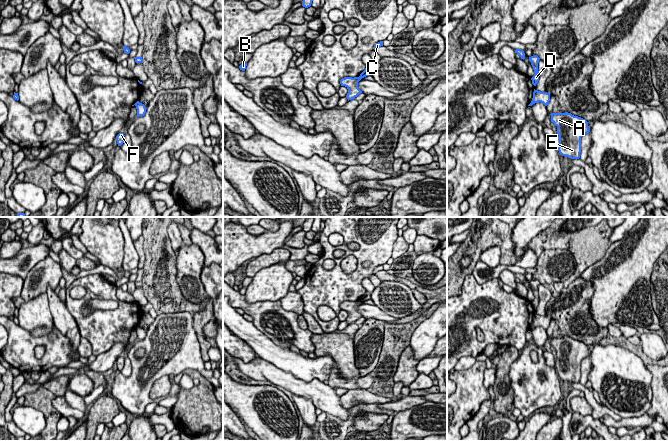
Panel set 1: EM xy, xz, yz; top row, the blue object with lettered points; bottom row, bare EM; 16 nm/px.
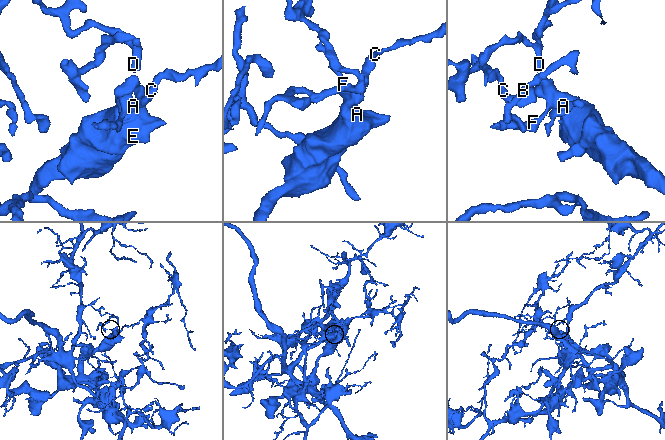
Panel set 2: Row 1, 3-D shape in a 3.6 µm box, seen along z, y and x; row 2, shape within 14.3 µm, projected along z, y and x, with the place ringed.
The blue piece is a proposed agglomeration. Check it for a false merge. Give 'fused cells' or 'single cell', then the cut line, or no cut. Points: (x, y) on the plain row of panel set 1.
fused cells; cut in xz along (359, 300), (361, 302)

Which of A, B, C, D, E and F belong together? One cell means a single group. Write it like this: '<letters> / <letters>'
A E F / B C D

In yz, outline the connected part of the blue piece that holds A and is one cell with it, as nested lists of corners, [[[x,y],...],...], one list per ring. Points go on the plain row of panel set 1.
[[[551,337],[551,346],[558,351],[557,359],[559,368],[557,369],[560,379],[579,383],[581,377],[581,361],[590,356],[588,346],[571,337]]]

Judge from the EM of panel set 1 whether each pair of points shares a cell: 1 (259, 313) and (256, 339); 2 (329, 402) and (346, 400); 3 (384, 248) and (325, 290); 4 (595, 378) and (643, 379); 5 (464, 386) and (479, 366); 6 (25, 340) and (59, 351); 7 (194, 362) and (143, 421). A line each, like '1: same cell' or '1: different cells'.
1: different cells
2: different cells
3: same cell
4: same cell
5: same cell
6: same cell
7: different cells

